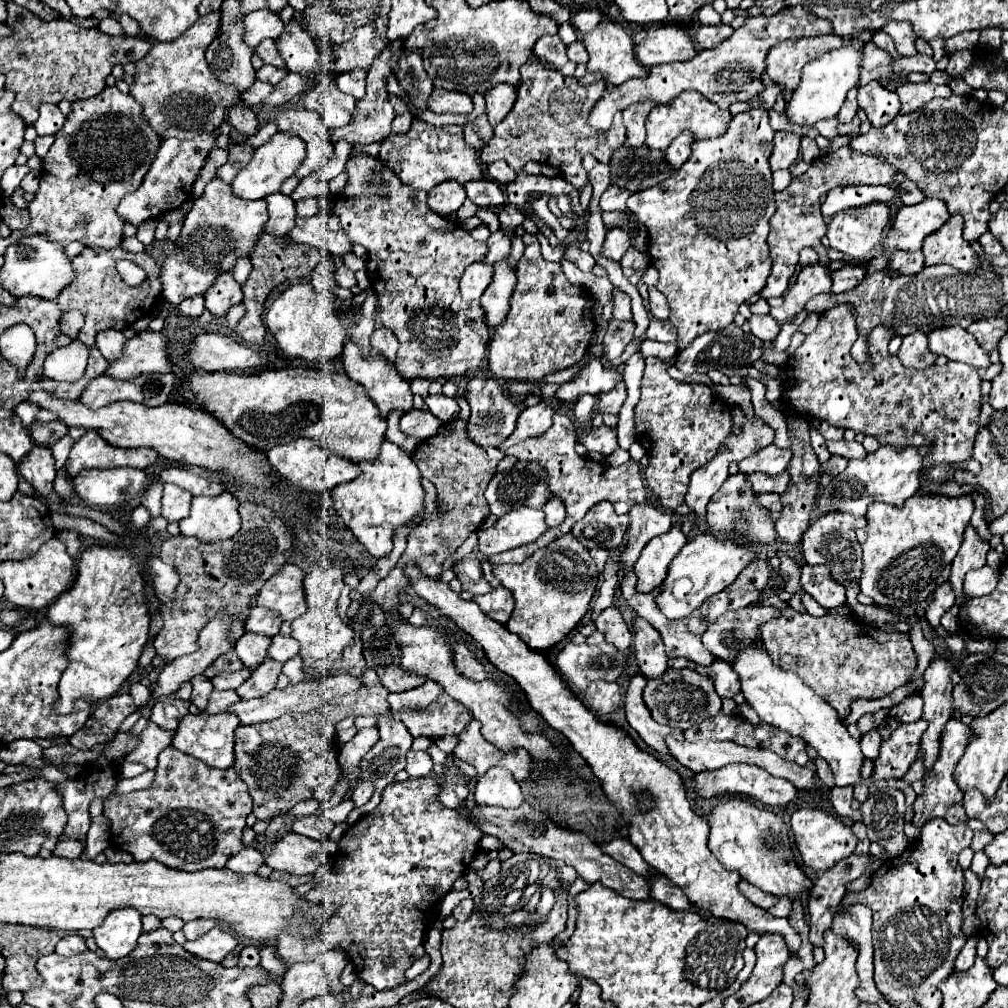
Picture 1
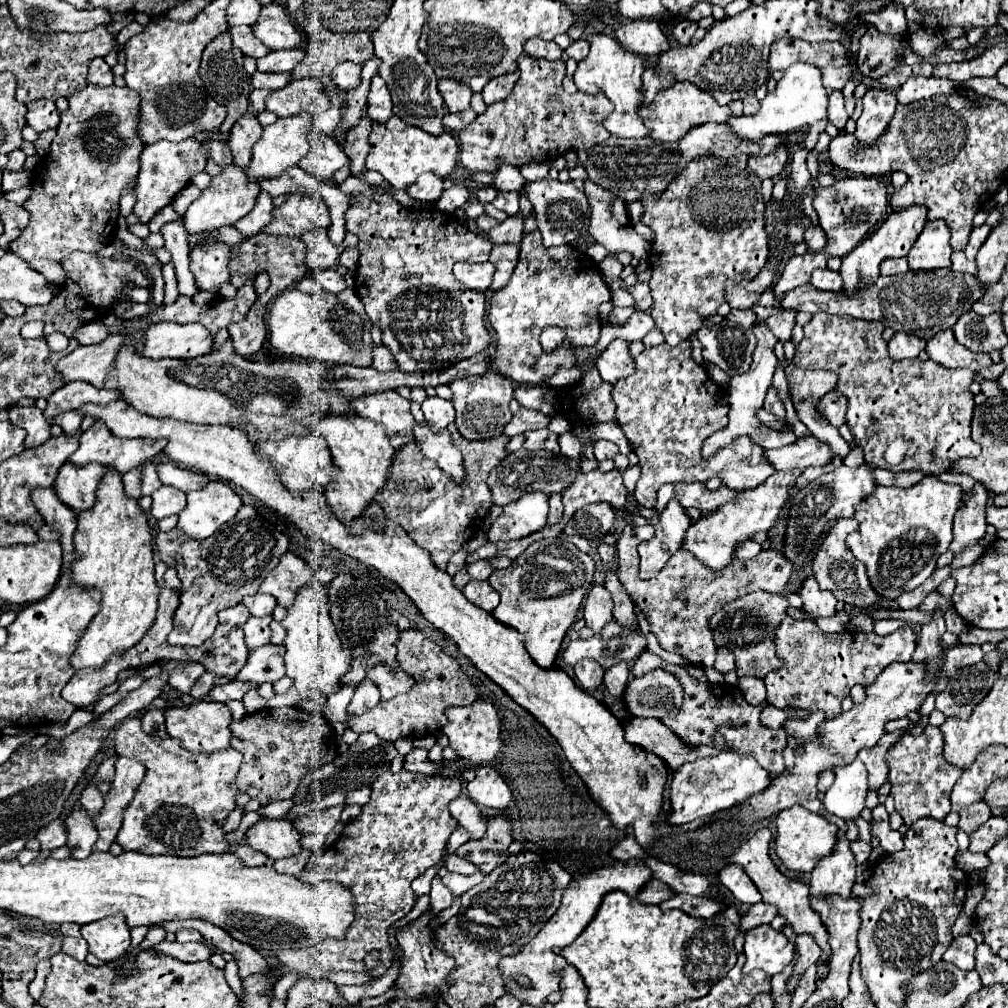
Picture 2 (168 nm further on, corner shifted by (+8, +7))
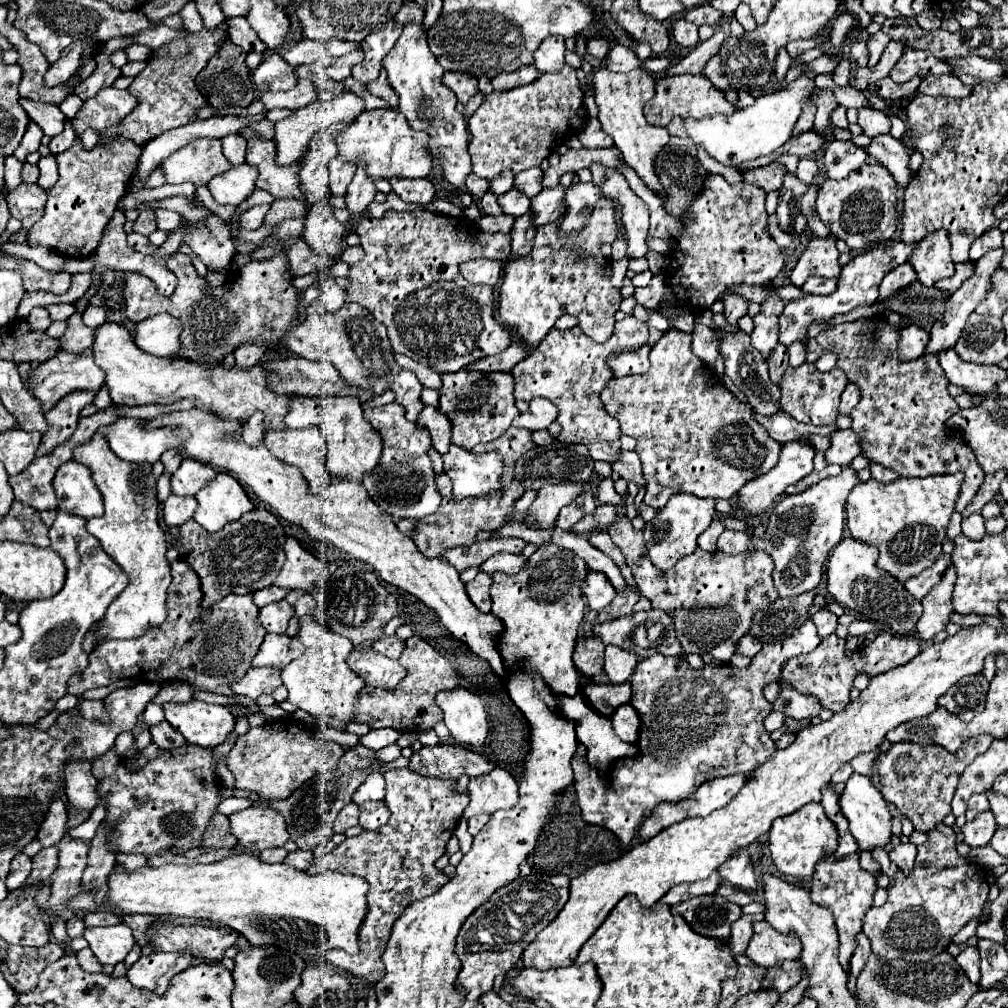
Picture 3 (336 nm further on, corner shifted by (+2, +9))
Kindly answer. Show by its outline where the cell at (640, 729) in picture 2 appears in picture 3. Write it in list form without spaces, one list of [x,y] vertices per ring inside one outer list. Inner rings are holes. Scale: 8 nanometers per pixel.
[[[624,704],[624,708],[618,708],[612,714],[612,726],[620,740],[636,744],[638,736],[640,736],[642,720],[640,720],[640,714],[636,712],[636,708],[632,708],[630,704]]]

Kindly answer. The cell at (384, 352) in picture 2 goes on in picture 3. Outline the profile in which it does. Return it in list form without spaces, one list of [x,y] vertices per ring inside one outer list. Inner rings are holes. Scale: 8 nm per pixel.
[[[400,370],[394,378],[394,382],[390,384],[390,388],[396,392],[396,402],[404,404],[408,420],[416,420],[424,408],[424,404],[420,400],[420,392],[424,386],[416,378],[416,374],[410,370]]]

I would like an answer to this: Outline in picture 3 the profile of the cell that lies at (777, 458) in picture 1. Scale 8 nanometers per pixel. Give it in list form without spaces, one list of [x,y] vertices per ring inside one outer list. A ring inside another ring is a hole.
[[[838,430],[830,436],[830,448],[824,452],[828,464],[848,466],[860,454],[860,440],[852,430]]]

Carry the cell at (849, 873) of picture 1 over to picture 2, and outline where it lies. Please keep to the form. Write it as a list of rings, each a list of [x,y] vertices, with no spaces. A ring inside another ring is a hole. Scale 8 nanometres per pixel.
[[[808,934],[796,936],[794,944],[796,944],[798,956],[796,956],[796,964],[794,964],[794,974],[790,976],[790,990],[798,988],[798,982],[800,982],[802,974],[806,972],[806,968],[812,966],[820,958],[820,948]]]

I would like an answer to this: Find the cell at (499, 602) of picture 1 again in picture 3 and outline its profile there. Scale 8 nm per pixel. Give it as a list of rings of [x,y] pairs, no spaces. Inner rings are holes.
[[[478,572],[474,580],[470,580],[466,584],[466,590],[468,590],[468,596],[470,600],[474,602],[474,606],[480,610],[480,612],[490,612],[490,586],[492,586],[492,578],[484,572]]]

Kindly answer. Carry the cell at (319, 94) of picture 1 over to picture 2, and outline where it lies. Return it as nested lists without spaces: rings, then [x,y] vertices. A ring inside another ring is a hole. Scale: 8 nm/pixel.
[[[318,78],[292,80],[288,86],[270,92],[266,98],[266,110],[278,116],[294,116],[304,110],[318,116],[328,108],[328,96],[324,94]]]

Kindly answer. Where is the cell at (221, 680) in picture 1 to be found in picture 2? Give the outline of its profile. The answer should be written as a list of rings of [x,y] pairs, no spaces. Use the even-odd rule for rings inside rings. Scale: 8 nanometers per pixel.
[[[204,672],[204,674],[198,678],[198,682],[194,684],[194,690],[190,690],[190,696],[196,698],[196,700],[200,700],[202,696],[206,696],[206,694],[212,690],[212,686],[214,686],[214,674]]]

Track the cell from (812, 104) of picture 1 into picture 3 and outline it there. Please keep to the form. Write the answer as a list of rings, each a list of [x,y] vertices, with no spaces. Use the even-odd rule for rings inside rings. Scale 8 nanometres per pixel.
[[[802,72],[786,88],[758,96],[756,102],[744,110],[736,110],[730,116],[718,114],[704,120],[684,120],[684,126],[688,130],[688,136],[694,140],[694,144],[702,144],[712,158],[716,158],[726,166],[736,166],[746,160],[766,156],[774,152],[778,146],[782,146],[792,136],[792,130],[802,114],[802,108],[814,96],[816,96],[814,78]]]

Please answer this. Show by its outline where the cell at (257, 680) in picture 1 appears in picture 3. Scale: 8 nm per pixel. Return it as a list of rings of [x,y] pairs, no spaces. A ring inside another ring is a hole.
[[[286,634],[280,636],[266,636],[256,658],[252,660],[252,668],[274,668],[274,670],[284,670],[296,656],[300,656],[304,648],[300,648],[298,638],[290,638]]]

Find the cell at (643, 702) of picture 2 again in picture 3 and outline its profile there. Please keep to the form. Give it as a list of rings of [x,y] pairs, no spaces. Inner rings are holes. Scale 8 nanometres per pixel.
[[[588,684],[584,686],[584,696],[592,700],[592,706],[604,716],[612,716],[618,706],[630,704],[632,700],[632,686],[624,684]]]

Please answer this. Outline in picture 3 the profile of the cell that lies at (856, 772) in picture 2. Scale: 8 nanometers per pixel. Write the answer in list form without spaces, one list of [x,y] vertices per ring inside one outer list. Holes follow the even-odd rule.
[[[854,772],[854,776],[850,776],[848,782],[846,782],[838,804],[842,808],[842,814],[850,822],[850,832],[852,832],[852,836],[856,836],[860,850],[872,850],[876,846],[886,846],[890,842],[890,836],[892,836],[890,818],[892,816],[886,808],[882,792],[872,784],[872,780],[868,776]]]

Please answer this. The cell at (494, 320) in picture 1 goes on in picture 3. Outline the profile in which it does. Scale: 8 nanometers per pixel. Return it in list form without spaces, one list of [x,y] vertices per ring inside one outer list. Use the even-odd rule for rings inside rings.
[[[528,214],[516,218],[516,222],[514,222],[514,226],[512,226],[512,232],[510,232],[510,236],[512,236],[510,256],[512,256],[512,258],[528,256],[528,250],[532,250],[532,242],[534,242],[536,228],[532,228],[530,222],[532,222],[532,220],[528,220]]]

